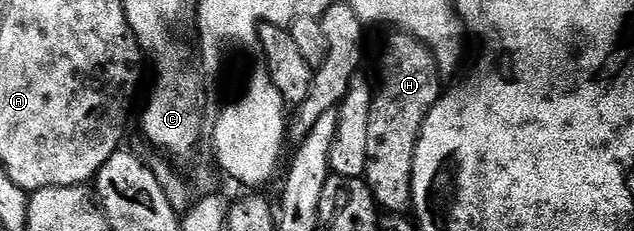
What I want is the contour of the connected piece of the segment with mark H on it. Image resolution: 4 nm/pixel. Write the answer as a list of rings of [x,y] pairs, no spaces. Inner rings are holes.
[[[394,32],[391,35],[390,43],[382,54],[382,87],[379,88],[374,102],[369,103],[368,168],[365,180],[383,211],[405,215],[414,200],[414,153],[418,147],[418,138],[422,134],[422,125],[428,112],[438,103],[443,93],[444,85],[438,79],[439,59],[435,58],[428,46],[417,42],[411,34]]]

